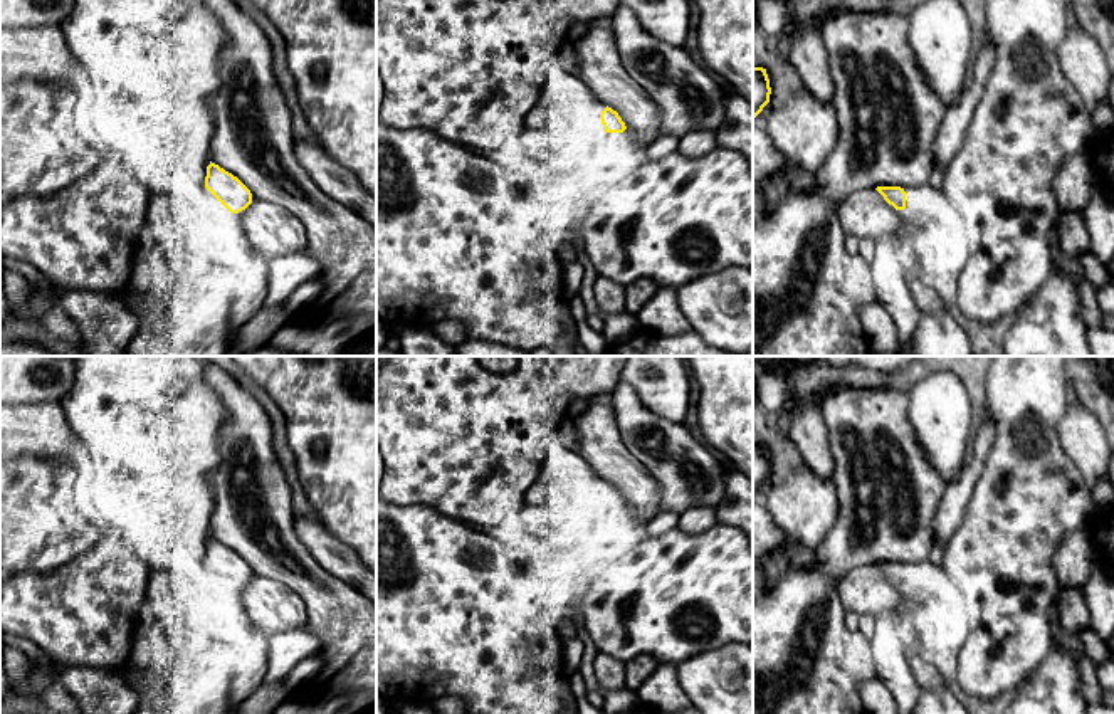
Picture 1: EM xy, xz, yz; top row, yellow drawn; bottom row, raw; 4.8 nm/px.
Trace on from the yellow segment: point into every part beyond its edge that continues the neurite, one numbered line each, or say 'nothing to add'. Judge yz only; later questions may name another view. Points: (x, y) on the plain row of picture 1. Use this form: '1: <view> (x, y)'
1: yz (864, 590)

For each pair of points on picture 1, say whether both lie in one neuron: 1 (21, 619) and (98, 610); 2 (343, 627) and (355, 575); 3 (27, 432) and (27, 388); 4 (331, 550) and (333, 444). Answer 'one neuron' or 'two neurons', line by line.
1: one neuron
2: two neurons
3: two neurons
4: two neurons

